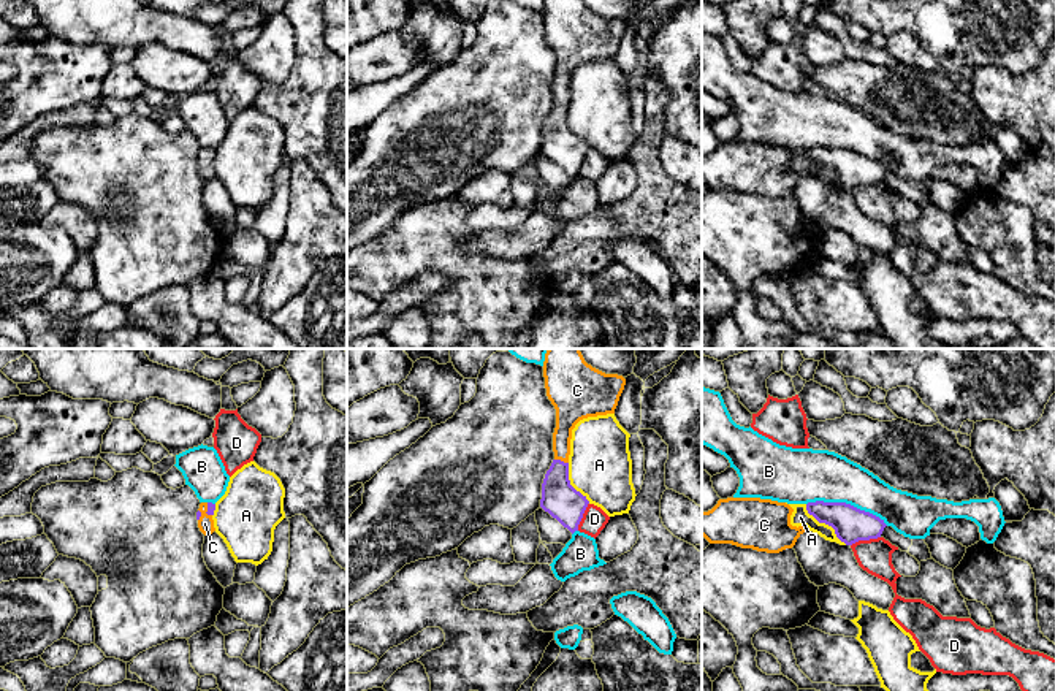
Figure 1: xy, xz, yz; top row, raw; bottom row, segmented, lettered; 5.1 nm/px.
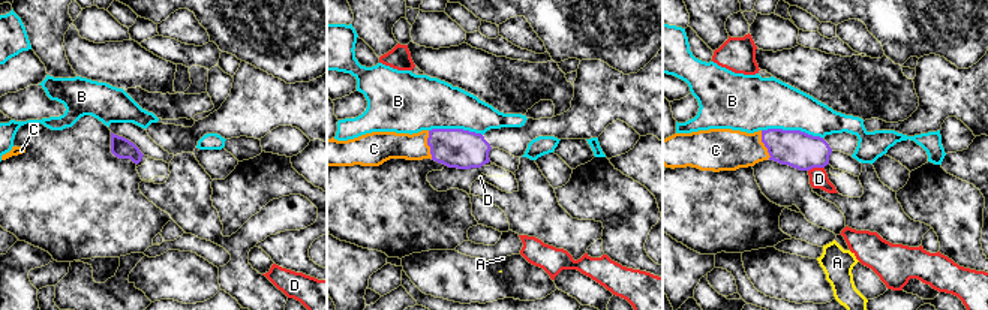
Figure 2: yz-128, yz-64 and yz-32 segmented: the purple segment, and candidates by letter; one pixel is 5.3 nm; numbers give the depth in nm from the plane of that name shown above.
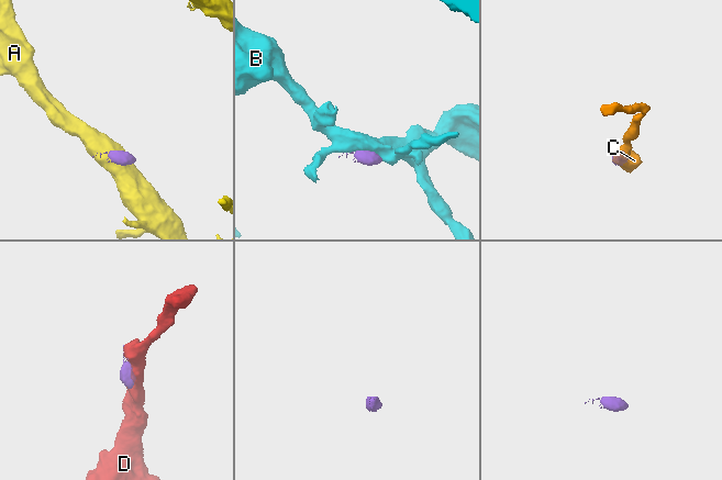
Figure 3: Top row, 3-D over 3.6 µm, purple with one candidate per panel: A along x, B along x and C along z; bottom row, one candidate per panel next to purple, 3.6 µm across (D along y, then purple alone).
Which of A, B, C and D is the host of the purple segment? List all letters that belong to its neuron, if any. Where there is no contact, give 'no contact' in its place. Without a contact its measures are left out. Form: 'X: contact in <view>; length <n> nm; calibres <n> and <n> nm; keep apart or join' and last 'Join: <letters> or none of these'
A: contact in yz; length 300 nm; calibres 180 and 90 nm; keep apart
B: contact in yz; length 440 nm; calibres 180 and 260 nm; keep apart
C: contact in xz; length 80 nm; calibres 180 and 140 nm; join
D: contact in yz; length 160 nm; calibres 180 and 170 nm; keep apart
Join: C

